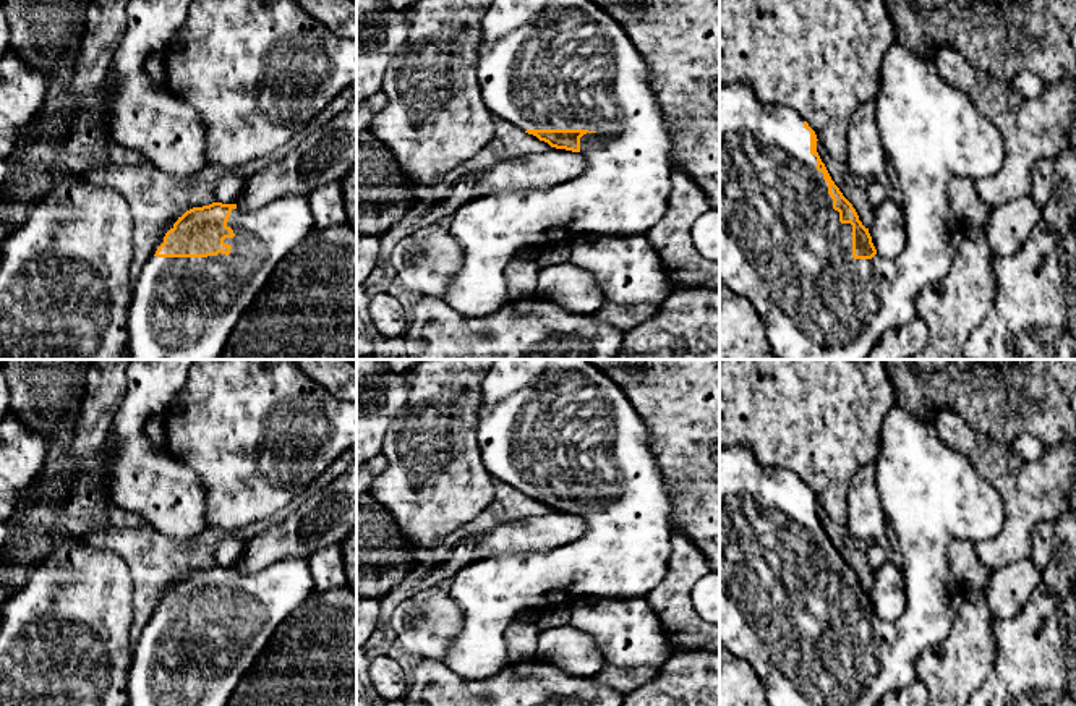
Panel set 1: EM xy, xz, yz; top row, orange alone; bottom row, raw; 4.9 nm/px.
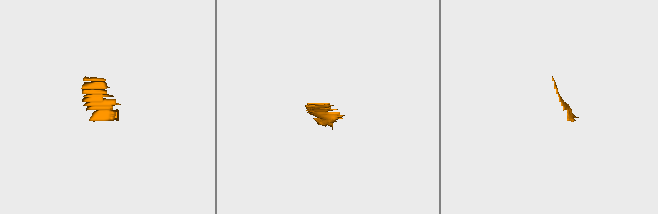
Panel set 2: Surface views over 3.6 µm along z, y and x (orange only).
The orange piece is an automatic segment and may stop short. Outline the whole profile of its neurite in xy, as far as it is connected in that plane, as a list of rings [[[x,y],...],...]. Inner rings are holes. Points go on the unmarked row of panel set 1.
[[[279,560],[256,573],[212,565],[167,589],[139,633],[128,670],[128,706],[227,706],[279,625],[314,591],[310,564]]]

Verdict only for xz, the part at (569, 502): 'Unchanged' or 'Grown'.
Grown

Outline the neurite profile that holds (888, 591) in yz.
[[[886,562],[873,570],[869,596],[880,619],[886,622],[899,619],[906,607],[906,583],[901,568]]]

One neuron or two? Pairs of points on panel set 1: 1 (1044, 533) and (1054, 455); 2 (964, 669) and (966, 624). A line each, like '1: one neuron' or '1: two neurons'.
1: two neurons
2: one neuron

